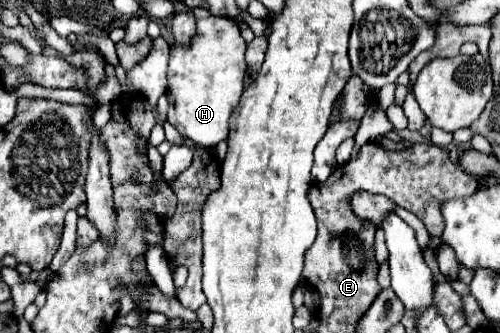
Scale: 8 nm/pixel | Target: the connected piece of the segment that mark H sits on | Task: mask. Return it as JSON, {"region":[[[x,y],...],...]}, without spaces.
{"region":[[[227,16],[197,20],[197,36],[193,38],[191,48],[183,50],[183,54],[179,48],[171,48],[167,70],[167,120],[179,134],[197,140],[197,144],[205,144],[207,148],[213,148],[227,138],[229,118],[243,94],[243,80],[247,74],[245,48],[247,44],[239,24]]]}

